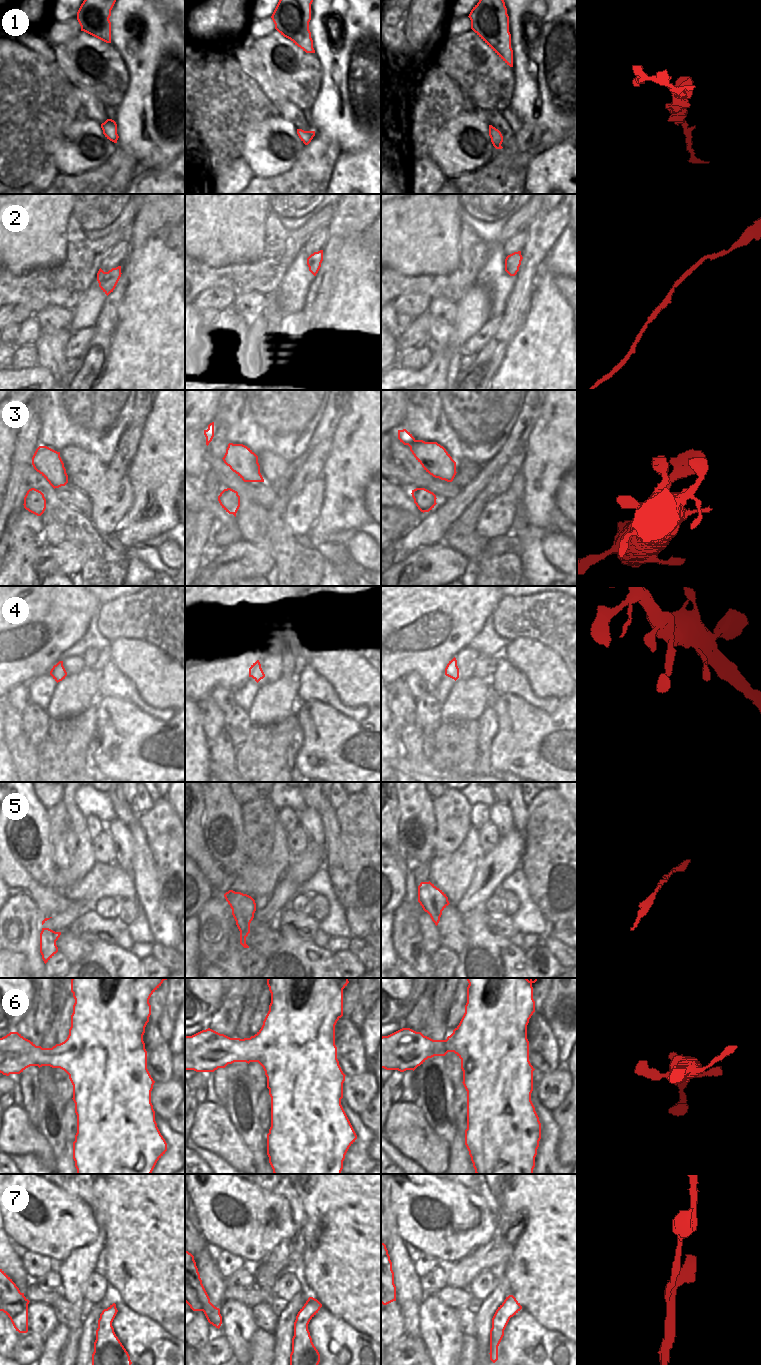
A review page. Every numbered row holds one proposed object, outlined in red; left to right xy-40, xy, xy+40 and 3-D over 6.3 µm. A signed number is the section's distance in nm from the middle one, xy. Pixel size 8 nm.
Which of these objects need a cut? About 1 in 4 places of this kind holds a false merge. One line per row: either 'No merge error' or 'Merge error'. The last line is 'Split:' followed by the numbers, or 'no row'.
1: No merge error
2: No merge error
3: No merge error
4: No merge error
5: No merge error
6: No merge error
7: No merge error
Split: no row

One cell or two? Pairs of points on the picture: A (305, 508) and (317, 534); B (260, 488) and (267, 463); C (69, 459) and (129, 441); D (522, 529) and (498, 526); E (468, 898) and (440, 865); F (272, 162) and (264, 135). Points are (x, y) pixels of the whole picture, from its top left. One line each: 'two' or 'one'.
A: two
B: two
C: two
D: two
E: two
F: one

